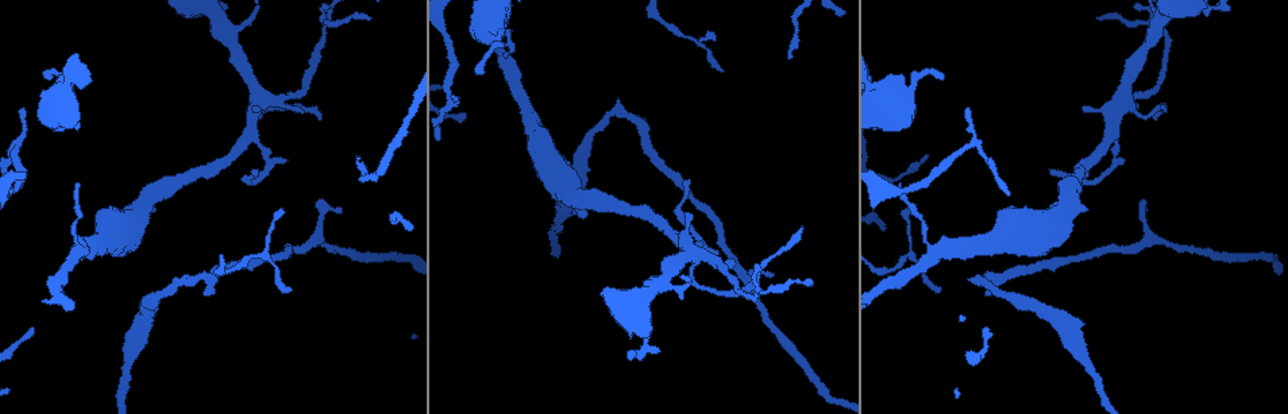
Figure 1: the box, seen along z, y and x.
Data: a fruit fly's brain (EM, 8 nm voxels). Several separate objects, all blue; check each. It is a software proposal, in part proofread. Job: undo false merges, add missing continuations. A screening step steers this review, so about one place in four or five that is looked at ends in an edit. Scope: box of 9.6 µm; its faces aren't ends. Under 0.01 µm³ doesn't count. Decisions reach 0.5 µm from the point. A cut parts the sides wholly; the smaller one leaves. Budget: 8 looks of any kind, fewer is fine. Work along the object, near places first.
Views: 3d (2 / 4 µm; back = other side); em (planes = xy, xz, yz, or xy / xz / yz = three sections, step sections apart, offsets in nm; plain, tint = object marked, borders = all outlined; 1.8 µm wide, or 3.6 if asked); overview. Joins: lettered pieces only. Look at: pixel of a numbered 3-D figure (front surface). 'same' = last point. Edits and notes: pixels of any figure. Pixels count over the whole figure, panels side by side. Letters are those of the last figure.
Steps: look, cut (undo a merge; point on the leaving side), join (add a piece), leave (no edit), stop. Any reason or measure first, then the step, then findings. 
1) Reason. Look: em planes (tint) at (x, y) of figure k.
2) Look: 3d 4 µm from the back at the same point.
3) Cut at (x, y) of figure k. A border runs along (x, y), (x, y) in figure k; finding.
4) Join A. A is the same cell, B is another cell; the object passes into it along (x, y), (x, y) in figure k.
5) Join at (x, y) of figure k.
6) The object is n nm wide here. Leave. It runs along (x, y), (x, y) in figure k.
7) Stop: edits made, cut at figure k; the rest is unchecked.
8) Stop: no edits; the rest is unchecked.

Branch point. Look: em planes (plain) at (323, 27) of figure 1.

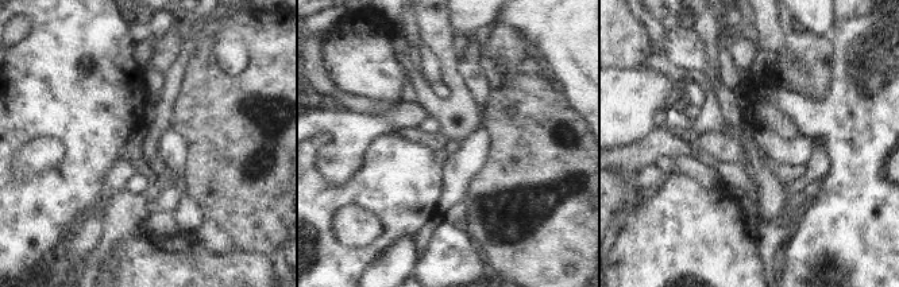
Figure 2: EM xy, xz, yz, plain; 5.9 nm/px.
Look: em planes (borders) at the same point.

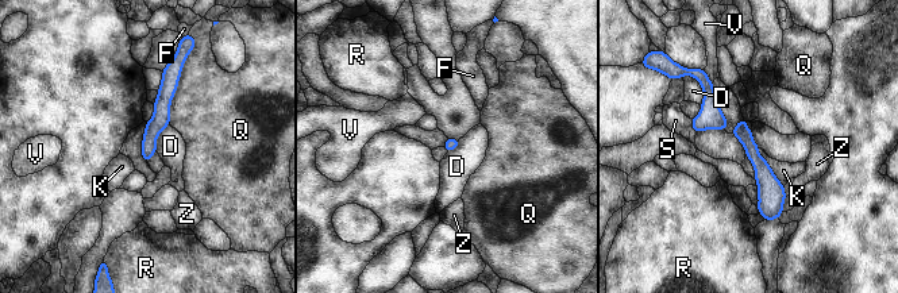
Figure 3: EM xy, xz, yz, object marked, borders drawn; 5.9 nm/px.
Leave. D, F, K, Q, R, S, V and Z are other cells; one cell here.

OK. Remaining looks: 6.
An open end. Look: 3d 4 µm at (734, 263) of figure 1.

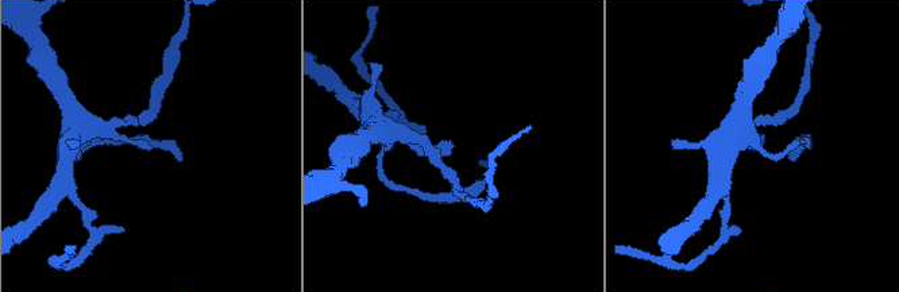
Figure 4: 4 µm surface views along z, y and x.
Need the tissue. Look: em 3.6 µm yz step 8 (borders) at (450, 142) of figure 4.

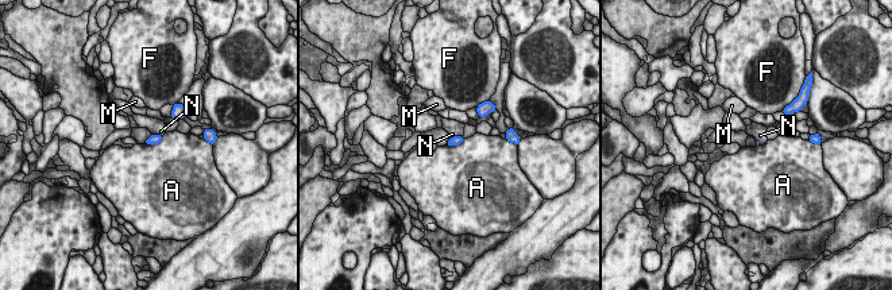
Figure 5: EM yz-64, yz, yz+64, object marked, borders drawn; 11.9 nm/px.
Look: em 3.6 µm xy step 4 (borders) at the same point.

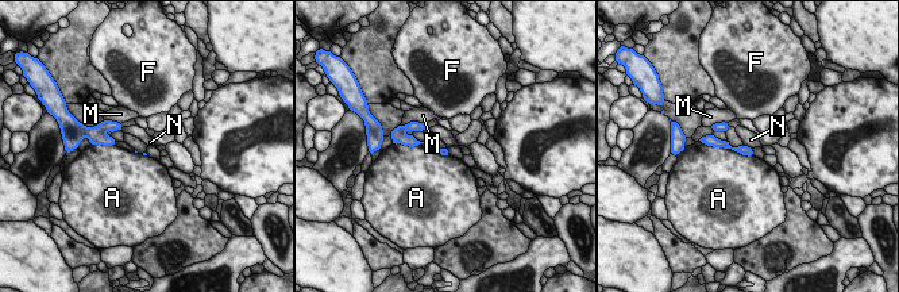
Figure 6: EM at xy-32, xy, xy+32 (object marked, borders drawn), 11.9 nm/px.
Leave. A, F, M and N are other cells; a border runs along (712, 134), (705, 137) in figure 6; none of them fits.

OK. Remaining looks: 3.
An open end. Look: em 3.6 µm planes (tint) at (476, 71) of figure 1.

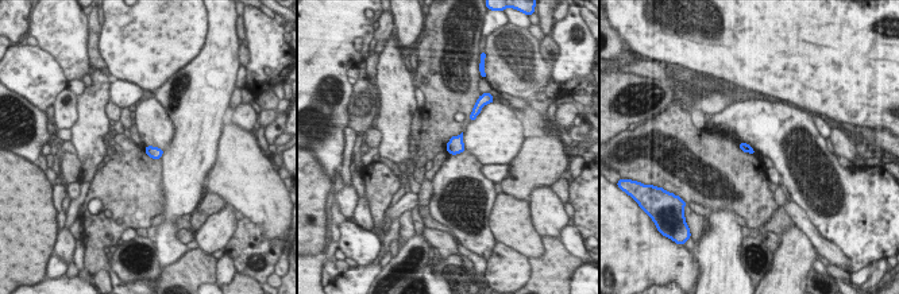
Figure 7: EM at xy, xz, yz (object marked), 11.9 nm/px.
What lies round it. Look: em 3.6 µm planes (borders) at the same point.

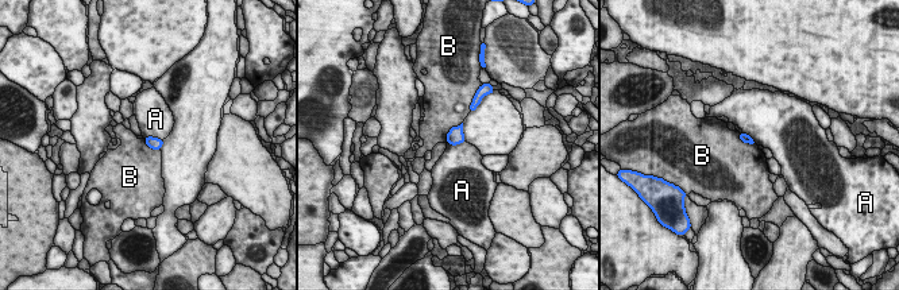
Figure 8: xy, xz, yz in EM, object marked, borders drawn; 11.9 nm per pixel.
The object is 100 nm wide here. Leave. A and B are other cells; a border runs along (145, 138), (154, 136), (162, 140) in figure 8; no lettered piece goes on from it.

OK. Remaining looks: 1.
Stop: no edits; the rest is unchecked.

